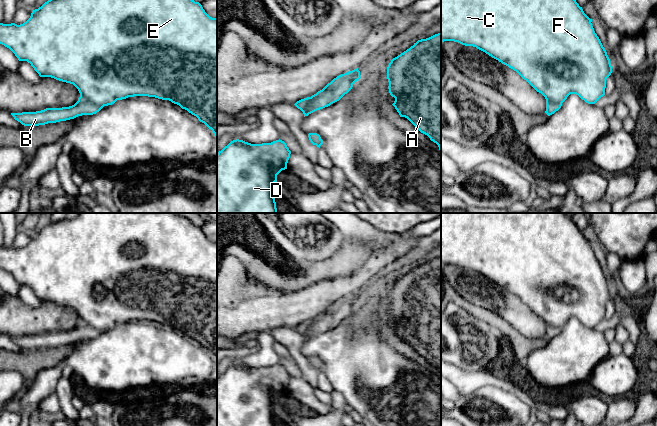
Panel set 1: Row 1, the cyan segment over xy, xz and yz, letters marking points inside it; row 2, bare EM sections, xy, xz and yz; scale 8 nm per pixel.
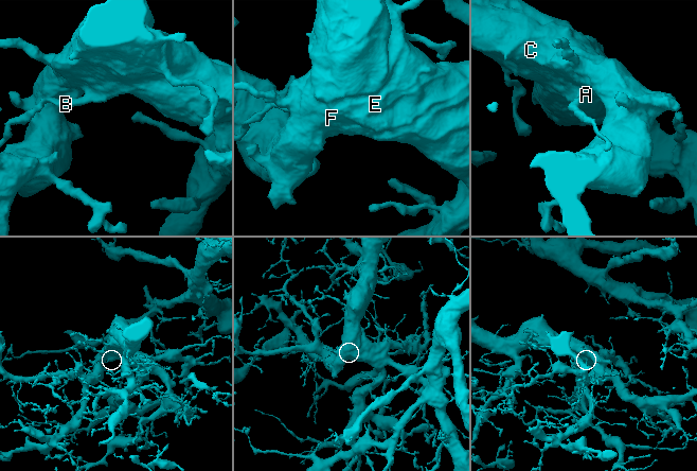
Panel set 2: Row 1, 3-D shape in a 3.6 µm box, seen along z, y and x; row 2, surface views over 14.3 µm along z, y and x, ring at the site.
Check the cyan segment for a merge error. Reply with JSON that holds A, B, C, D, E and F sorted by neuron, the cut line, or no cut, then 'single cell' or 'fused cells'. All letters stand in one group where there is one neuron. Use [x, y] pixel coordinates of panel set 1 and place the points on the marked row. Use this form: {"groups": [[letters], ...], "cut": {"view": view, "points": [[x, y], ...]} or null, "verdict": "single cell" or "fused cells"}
{"groups": [["A", "C", "D", "E", "F"], ["B"]], "cut": {"view": "xz", "points": [[344, 73], [340, 82], [333, 89], [322, 90]]}, "verdict": "fused cells"}

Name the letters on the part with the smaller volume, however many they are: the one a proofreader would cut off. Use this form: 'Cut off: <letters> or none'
Cut off: B

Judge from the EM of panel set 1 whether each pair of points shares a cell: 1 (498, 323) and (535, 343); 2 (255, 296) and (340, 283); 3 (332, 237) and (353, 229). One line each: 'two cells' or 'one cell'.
1: one cell
2: one cell
3: two cells

